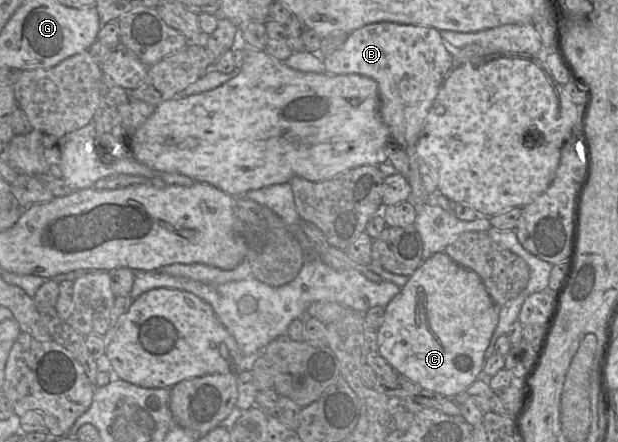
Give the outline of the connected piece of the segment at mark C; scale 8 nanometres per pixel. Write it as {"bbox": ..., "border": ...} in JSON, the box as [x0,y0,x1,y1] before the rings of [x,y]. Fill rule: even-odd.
{"bbox":[377,251,500,398],"border":[[[445,251],[435,253],[428,259],[423,260],[418,269],[409,277],[406,285],[401,288],[400,292],[385,307],[384,321],[377,331],[378,353],[384,357],[401,376],[420,386],[422,389],[446,398],[453,398],[465,392],[472,383],[480,378],[480,373],[484,365],[484,354],[498,324],[499,310],[500,307],[492,301],[485,286],[475,272],[455,263]]]}

